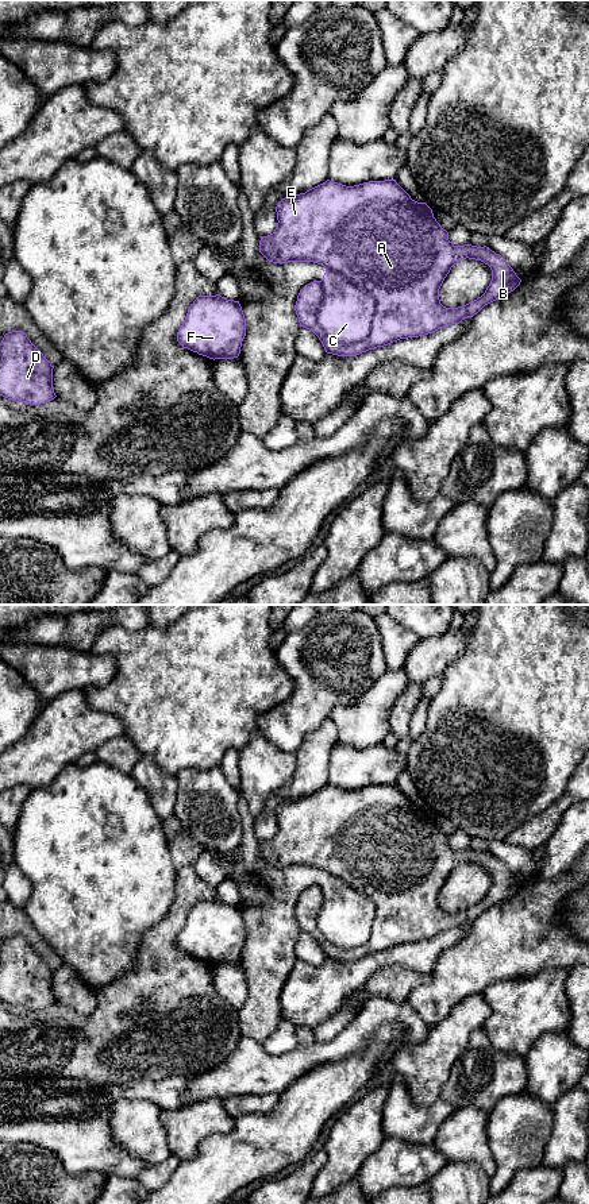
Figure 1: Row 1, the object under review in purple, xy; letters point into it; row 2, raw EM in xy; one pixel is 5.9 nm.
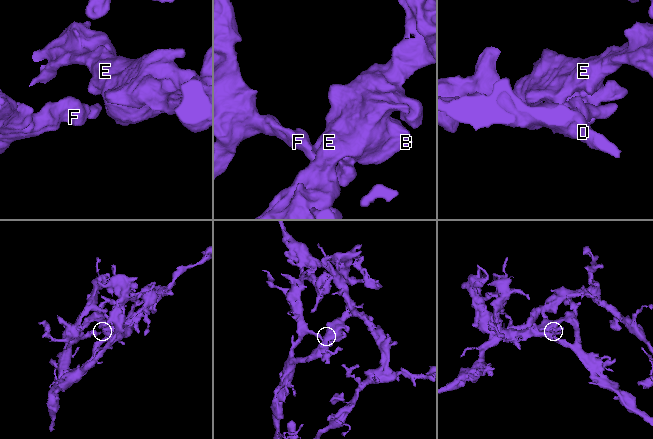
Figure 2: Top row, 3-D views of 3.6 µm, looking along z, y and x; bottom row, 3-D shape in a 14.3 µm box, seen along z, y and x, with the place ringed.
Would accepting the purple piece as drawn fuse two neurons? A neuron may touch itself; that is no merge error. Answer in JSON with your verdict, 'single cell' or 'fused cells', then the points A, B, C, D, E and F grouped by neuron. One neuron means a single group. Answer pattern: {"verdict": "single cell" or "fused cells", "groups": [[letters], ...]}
{"verdict": "fused cells", "groups": [["A", "B", "D", "E", "F"], ["C"]]}

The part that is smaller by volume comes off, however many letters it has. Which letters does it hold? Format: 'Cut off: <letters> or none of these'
Cut off: C

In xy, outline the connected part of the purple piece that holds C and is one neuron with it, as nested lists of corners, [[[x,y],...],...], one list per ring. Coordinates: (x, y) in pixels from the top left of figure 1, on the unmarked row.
[[[324,872],[324,895],[317,915],[317,929],[323,937],[339,948],[358,948],[370,938],[376,904],[347,885],[342,879]]]

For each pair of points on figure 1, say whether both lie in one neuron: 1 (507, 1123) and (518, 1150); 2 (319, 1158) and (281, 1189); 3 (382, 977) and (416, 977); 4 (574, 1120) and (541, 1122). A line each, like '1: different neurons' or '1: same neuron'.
1: same neuron
2: same neuron
3: same neuron
4: different neurons

